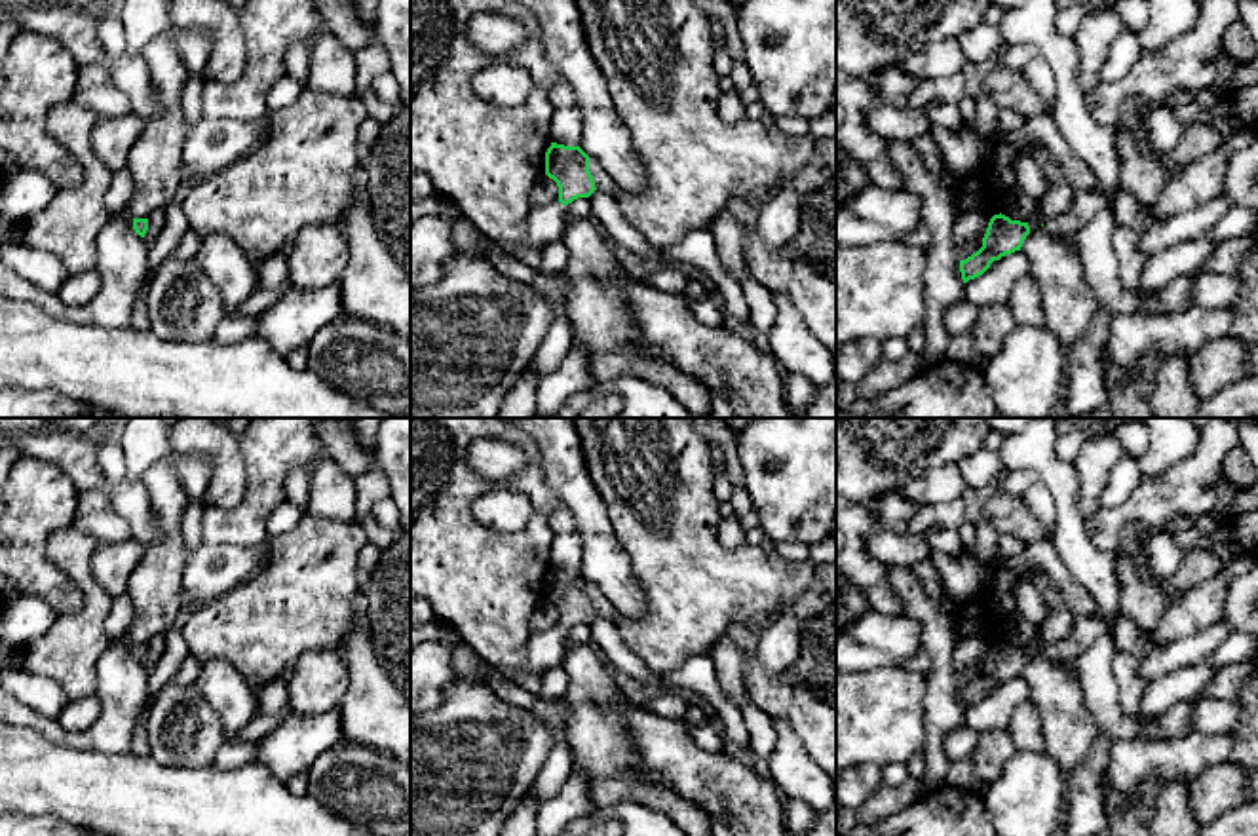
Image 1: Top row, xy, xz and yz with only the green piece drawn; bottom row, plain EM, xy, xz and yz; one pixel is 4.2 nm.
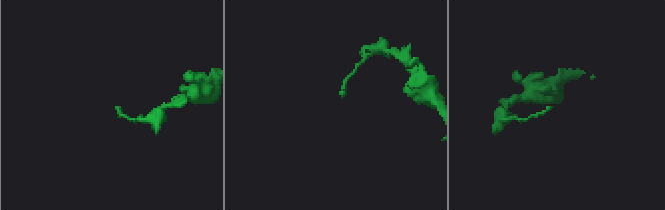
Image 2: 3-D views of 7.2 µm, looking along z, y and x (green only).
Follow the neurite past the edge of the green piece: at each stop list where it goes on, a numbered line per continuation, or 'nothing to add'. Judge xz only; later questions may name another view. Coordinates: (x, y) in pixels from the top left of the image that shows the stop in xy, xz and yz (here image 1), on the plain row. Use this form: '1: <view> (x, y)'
1: xz (546, 648)

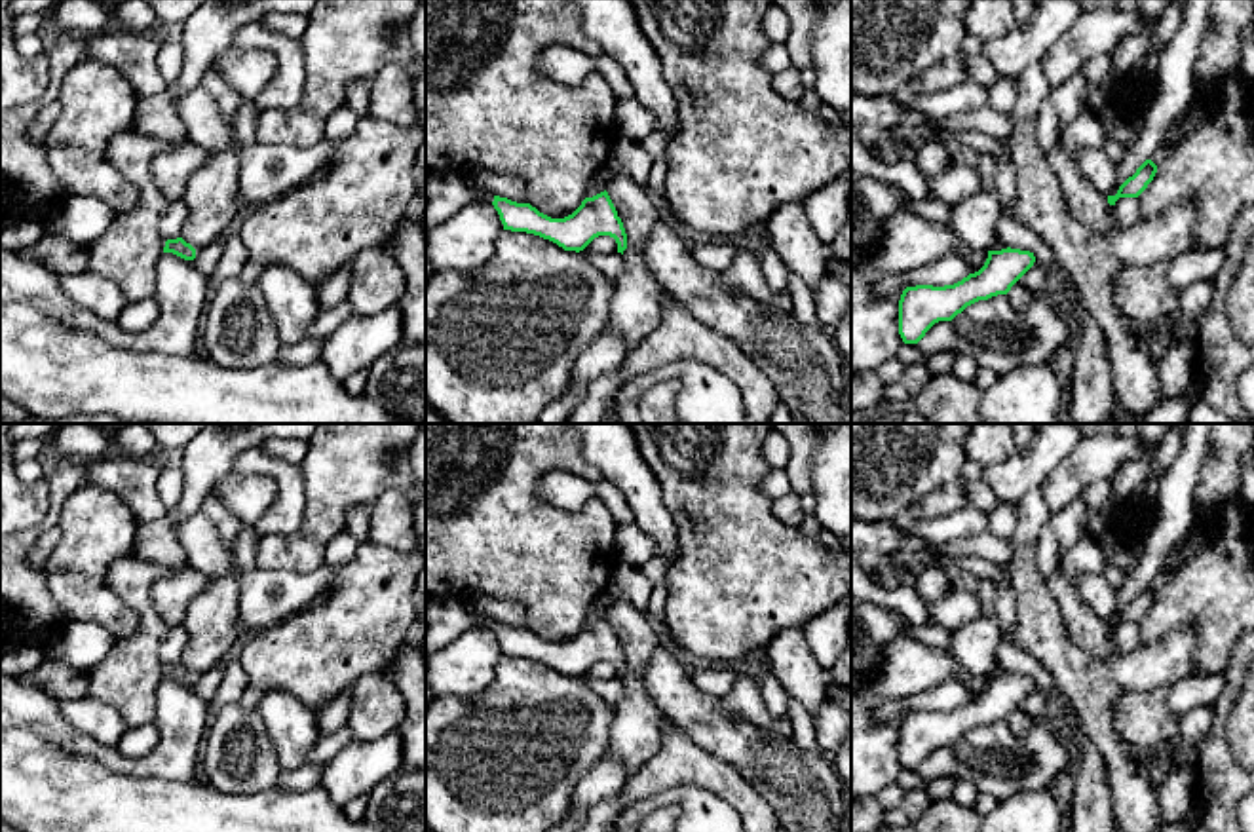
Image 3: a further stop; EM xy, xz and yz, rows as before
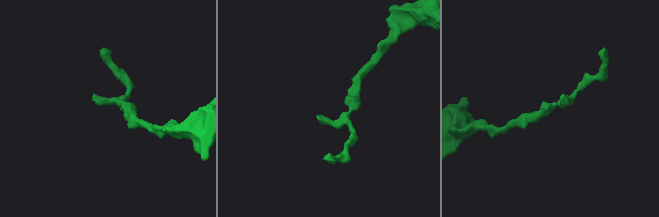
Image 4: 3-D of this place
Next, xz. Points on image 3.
1: xz (445, 618)

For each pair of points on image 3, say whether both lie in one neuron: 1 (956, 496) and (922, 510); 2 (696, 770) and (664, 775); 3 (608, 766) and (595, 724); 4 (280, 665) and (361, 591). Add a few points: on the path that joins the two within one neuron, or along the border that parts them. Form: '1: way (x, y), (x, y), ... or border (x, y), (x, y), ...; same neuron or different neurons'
1: way (949, 498), (930, 508); same neuron
2: way (688, 770), (671, 770); same neuron
3: border (607, 751), (574, 787); different neurons
4: way (301, 652), (341, 612); same neuron

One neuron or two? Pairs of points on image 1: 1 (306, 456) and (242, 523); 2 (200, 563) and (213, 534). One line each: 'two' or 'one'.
1: one
2: two

